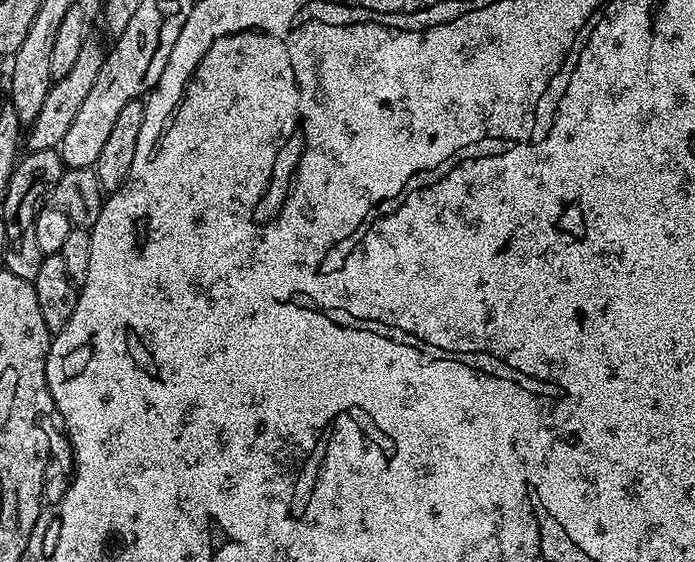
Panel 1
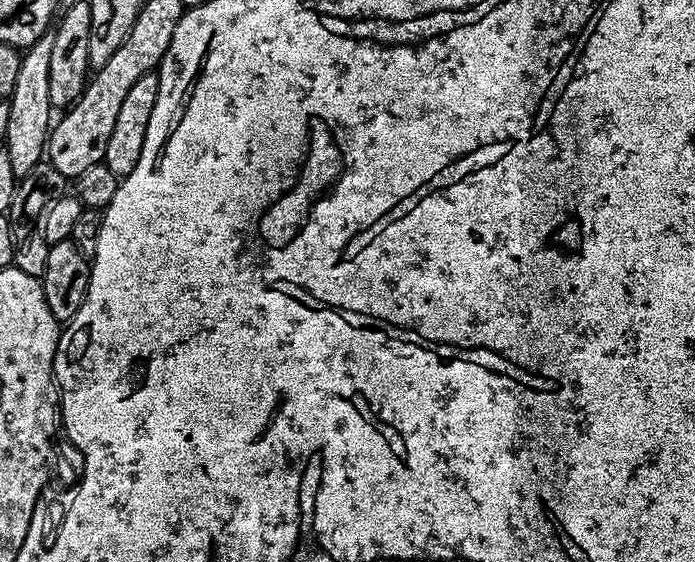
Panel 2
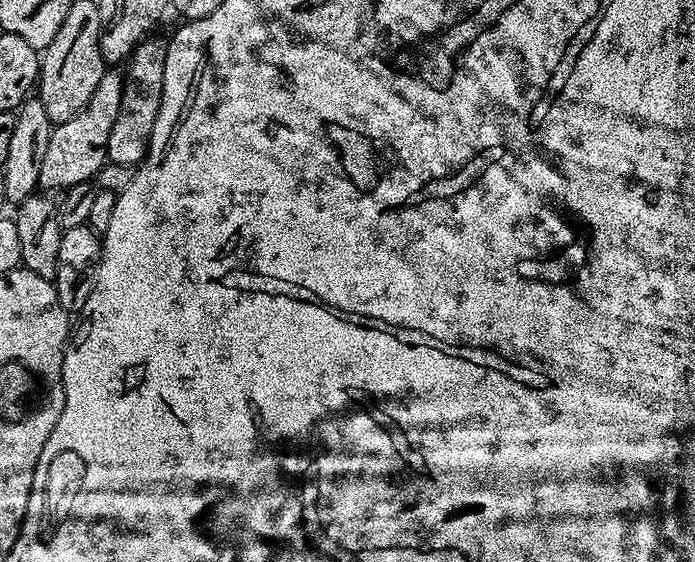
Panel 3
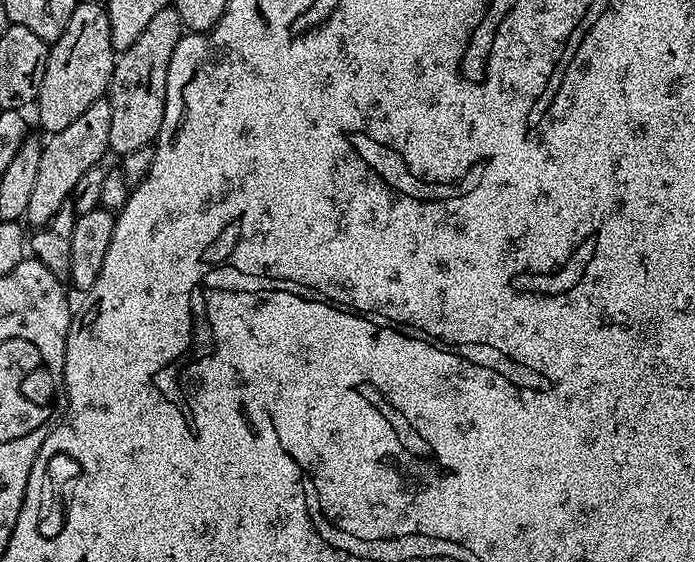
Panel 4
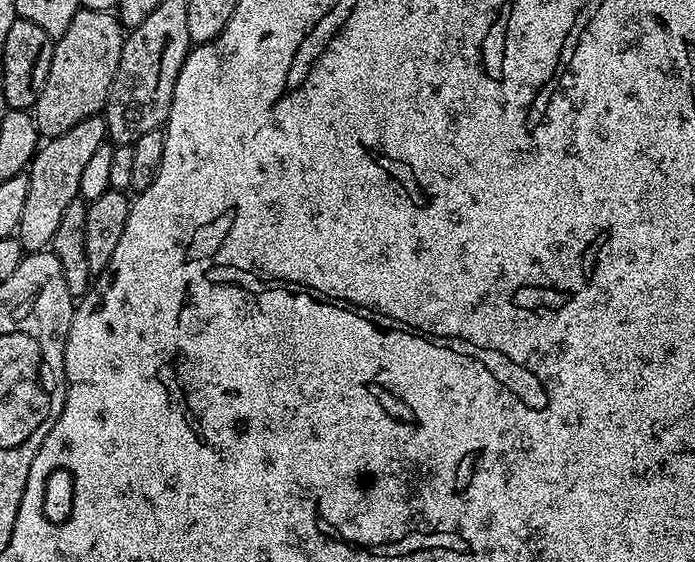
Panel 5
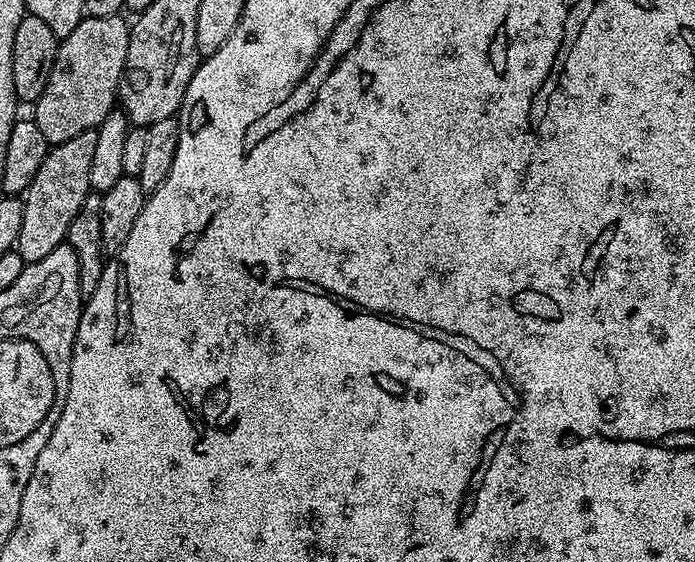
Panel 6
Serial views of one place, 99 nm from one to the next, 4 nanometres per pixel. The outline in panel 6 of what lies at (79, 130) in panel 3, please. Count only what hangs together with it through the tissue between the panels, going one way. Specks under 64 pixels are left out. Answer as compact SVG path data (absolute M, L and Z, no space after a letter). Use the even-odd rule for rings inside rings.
M91 128L49 147L42 166L38 166L38 174L34 174L34 182L30 182L23 197L22 234L18 234L15 251L22 254L25 264L46 258L50 250L67 241L70 222L74 222L74 214L82 210L82 202L86 202L90 191L90 162L94 162L96 143L98 134Z

